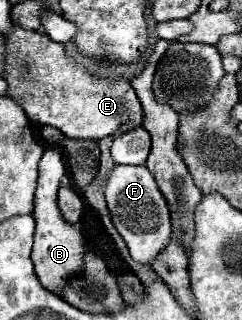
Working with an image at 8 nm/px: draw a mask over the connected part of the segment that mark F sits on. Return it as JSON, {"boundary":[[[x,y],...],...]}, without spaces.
{"boundary":[[[114,165],[104,189],[112,223],[124,237],[130,255],[138,263],[150,263],[166,243],[170,243],[172,223],[164,195],[160,193],[152,173],[144,165]]]}

